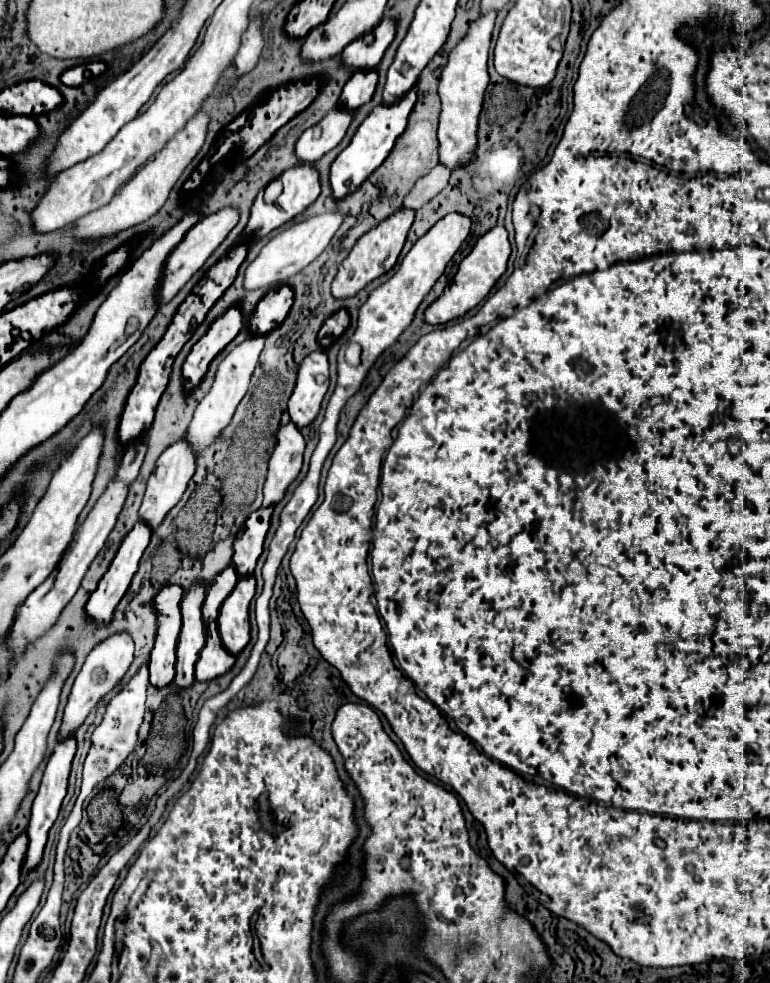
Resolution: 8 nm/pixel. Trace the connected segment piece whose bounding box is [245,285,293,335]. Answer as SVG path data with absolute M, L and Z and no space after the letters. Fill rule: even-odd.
M285 285L279 289L269 291L255 307L255 311L249 315L249 321L245 329L251 335L267 335L271 329L279 327L283 319L287 317L293 303L293 293Z

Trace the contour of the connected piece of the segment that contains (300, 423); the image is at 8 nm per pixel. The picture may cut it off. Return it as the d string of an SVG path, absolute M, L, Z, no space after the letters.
M323 351L311 353L299 367L297 385L289 399L289 415L299 429L315 421L327 389L329 389L327 355Z

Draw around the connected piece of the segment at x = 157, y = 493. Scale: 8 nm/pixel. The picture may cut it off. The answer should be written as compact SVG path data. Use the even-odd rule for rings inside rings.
M179 441L179 443L173 443L171 447L165 449L165 453L159 457L157 461L157 467L155 471L151 473L149 481L147 481L147 491L145 491L145 499L141 503L141 521L151 527L151 531L157 531L161 527L161 523L165 521L167 513L181 501L185 489L187 489L187 483L191 481L195 473L195 459L193 459L193 453L191 453L191 447L187 445L187 441Z

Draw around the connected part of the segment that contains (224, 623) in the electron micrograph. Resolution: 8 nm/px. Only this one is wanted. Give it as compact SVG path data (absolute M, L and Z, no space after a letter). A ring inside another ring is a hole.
M255 577L239 579L237 587L223 601L217 619L219 635L225 649L233 655L241 653L249 643L249 603L255 595Z

